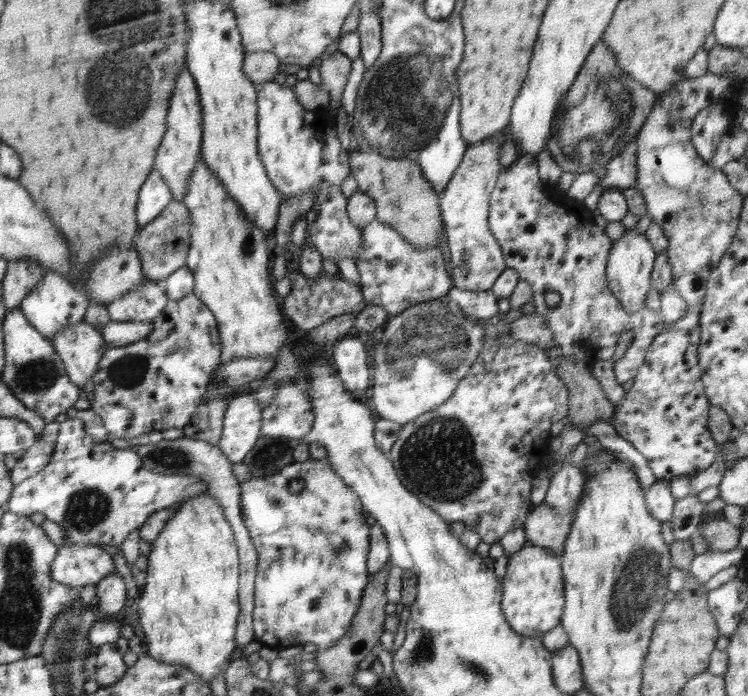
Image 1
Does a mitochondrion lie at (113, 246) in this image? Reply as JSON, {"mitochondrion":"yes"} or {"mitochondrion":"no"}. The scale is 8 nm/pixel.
{"mitochondrion":"no"}

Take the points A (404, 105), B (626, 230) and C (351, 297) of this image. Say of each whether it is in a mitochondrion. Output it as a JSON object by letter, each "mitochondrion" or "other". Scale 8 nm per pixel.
{"A":"mitochondrion","B":"other","C":"other"}

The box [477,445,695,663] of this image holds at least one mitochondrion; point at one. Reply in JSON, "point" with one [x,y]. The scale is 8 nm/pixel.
{"point":[638,578]}

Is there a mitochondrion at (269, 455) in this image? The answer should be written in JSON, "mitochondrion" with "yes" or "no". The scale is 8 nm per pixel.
{"mitochondrion":"yes"}

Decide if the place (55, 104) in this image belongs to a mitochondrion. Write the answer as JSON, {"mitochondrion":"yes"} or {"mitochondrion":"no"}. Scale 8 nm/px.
{"mitochondrion":"no"}

